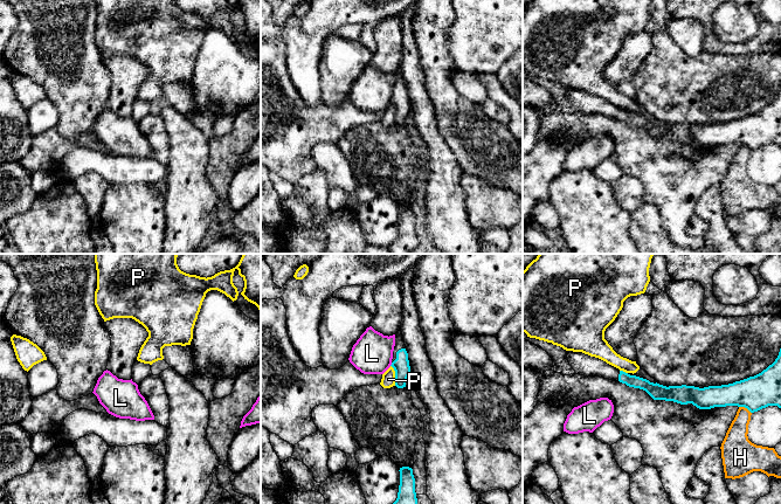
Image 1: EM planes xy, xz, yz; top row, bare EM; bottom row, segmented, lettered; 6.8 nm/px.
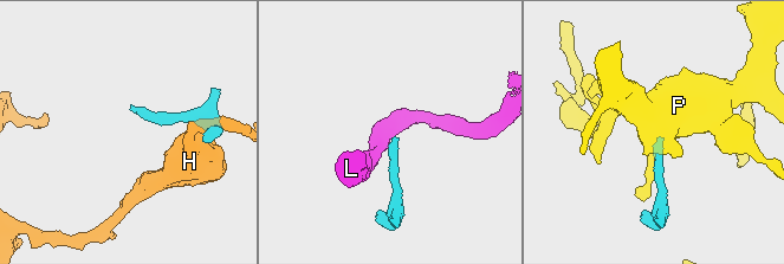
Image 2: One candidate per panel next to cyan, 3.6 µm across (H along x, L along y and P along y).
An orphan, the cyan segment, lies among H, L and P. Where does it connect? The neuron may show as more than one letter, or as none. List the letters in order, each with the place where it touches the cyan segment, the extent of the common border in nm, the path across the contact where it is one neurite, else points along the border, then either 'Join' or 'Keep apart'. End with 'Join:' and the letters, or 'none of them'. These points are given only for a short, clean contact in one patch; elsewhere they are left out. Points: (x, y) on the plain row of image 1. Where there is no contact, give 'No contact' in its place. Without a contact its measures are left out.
H: Touches cyan at yz (745, 145). Shared border 100 nm. Keep apart
L: Touches cyan at xz (392, 102). Shared border 30 nm. Boundary: xz (392, 101), (389, 103). Keep apart
P: Touches cyan at xz (395, 114). Shared border 150 nm. Keep apart
Join: none of them

